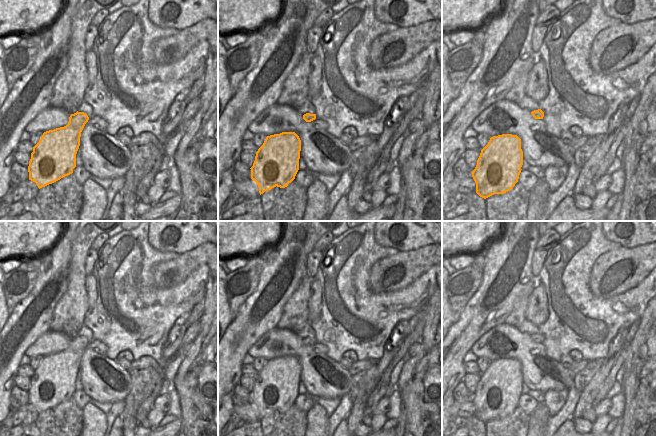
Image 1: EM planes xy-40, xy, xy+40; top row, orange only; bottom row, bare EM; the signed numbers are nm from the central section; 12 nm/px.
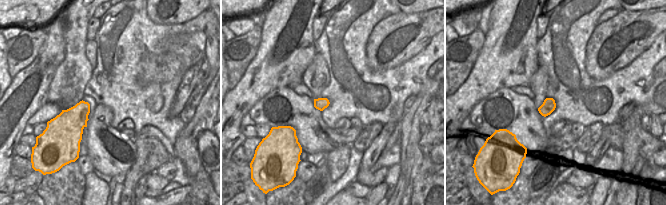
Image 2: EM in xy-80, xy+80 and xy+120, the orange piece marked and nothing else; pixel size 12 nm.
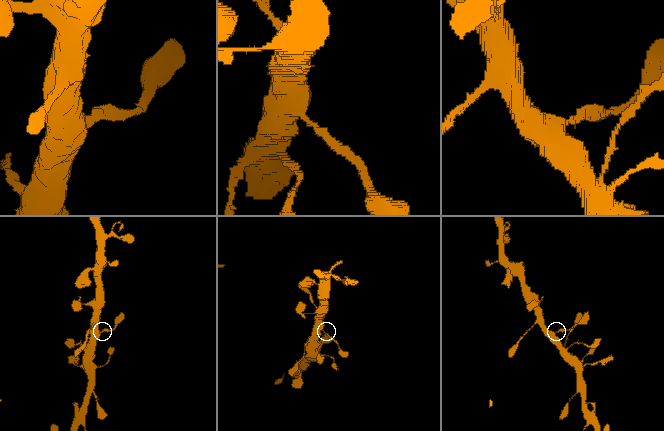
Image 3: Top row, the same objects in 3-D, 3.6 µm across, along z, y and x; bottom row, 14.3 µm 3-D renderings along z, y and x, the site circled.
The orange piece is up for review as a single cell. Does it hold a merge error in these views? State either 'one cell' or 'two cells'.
one cell

